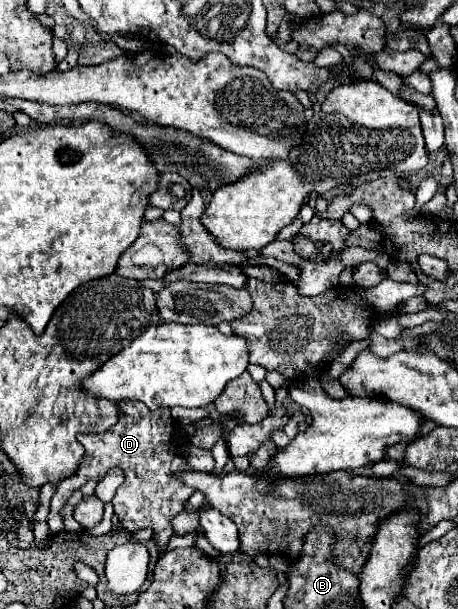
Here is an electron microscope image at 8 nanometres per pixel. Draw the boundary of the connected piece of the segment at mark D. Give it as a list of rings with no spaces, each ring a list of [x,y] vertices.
[[[123,400],[121,402],[121,414],[119,422],[111,426],[105,432],[95,434],[83,434],[79,442],[85,448],[85,456],[75,472],[75,476],[69,476],[57,486],[57,492],[51,500],[51,514],[49,514],[49,532],[57,534],[63,530],[63,518],[61,510],[73,490],[79,490],[85,482],[101,481],[108,469],[119,466],[125,472],[125,482],[117,488],[115,498],[111,500],[115,506],[115,514],[123,520],[123,526],[127,530],[141,530],[153,526],[155,530],[163,530],[163,538],[157,538],[157,544],[165,548],[169,538],[173,536],[171,520],[175,514],[179,514],[189,500],[189,496],[195,492],[193,488],[181,484],[175,480],[175,474],[181,470],[189,470],[185,460],[179,454],[179,448],[175,448],[175,420],[171,418],[169,410],[163,408],[159,412],[149,410],[145,404],[139,404],[137,400]]]

